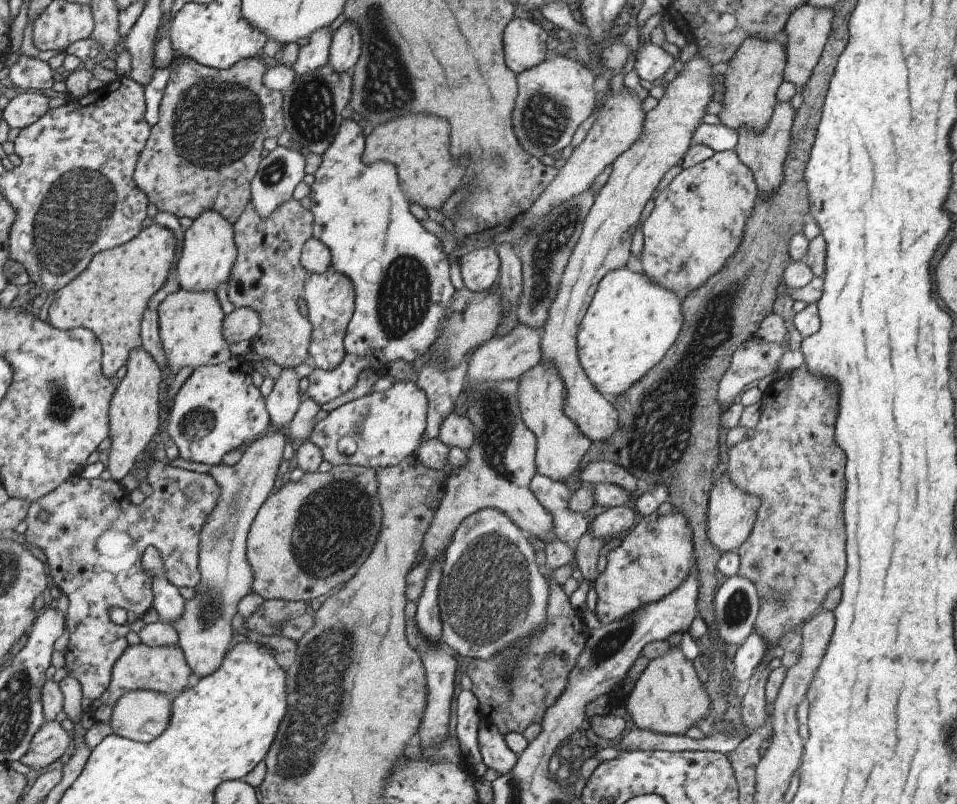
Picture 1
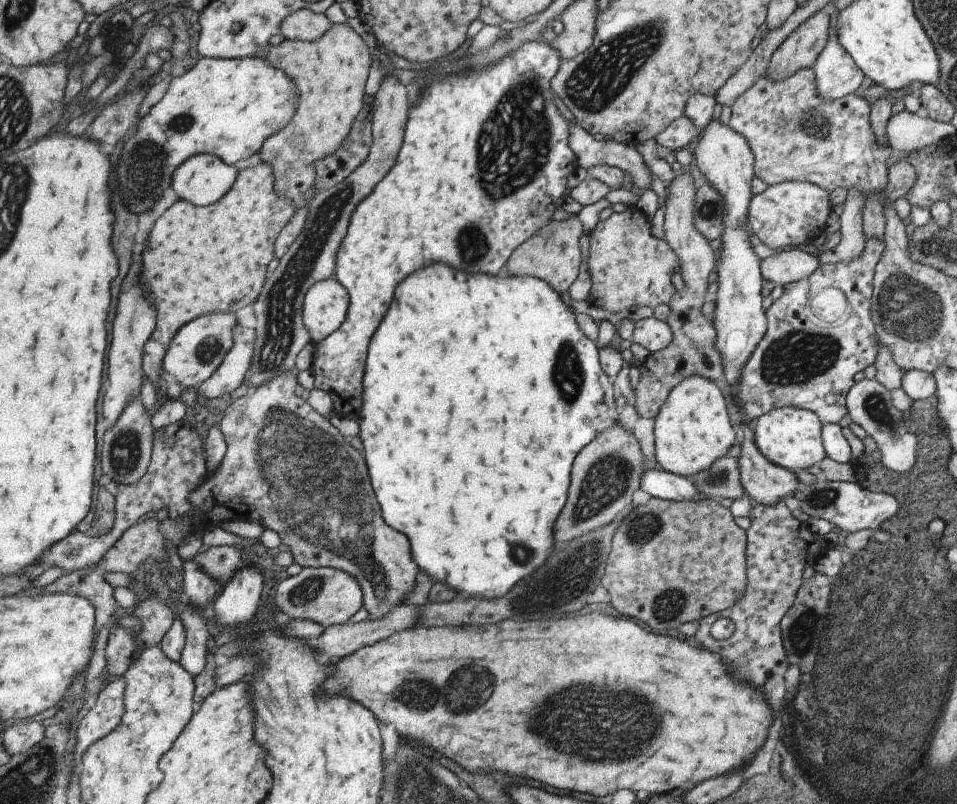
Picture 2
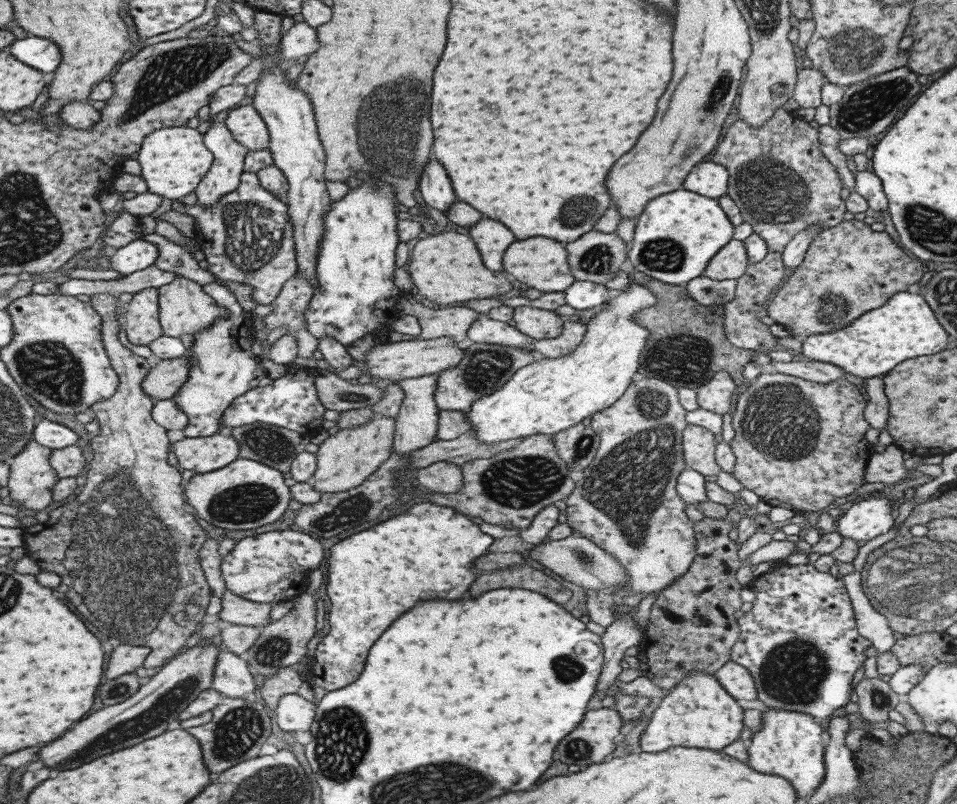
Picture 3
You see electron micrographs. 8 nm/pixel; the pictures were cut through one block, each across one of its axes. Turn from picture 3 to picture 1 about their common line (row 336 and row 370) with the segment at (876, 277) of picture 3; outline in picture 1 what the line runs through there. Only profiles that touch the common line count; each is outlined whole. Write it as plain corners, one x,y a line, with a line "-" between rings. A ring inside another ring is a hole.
802,365
774,380
761,398
765,406
754,428
754,436
738,442
730,449
728,467
725,469
728,478
740,490
760,498
752,532
748,540
737,550
740,558
737,574
742,578
748,578
756,586
760,604
753,632
764,638
768,646
764,660
758,664
760,672
752,674
748,682
748,692
742,702
743,726
750,733
758,730
768,717
765,688
772,672
768,665
774,659
774,649
778,647
780,638
784,638
784,634
788,634
790,630
801,628
816,615
827,593
842,584
847,568
845,520
842,510
847,488
844,478
846,456
844,450
836,444
834,435
834,424
840,406
840,384
832,378
812,374

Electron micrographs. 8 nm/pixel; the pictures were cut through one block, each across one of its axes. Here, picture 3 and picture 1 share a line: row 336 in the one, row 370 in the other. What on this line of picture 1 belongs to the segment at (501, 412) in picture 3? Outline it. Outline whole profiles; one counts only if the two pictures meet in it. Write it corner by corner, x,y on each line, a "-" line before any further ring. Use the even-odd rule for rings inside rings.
625,267
602,278
577,331
580,364
598,393
607,397
624,394
662,361
680,334
684,320
682,303
676,292
652,282
643,271
632,272

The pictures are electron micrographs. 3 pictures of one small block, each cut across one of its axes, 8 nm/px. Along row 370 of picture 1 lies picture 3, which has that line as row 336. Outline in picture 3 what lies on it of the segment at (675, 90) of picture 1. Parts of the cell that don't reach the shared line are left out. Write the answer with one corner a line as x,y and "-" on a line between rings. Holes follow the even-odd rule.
565,320
560,336
536,341
534,350
544,358
560,358
572,353
584,339
587,326
580,322

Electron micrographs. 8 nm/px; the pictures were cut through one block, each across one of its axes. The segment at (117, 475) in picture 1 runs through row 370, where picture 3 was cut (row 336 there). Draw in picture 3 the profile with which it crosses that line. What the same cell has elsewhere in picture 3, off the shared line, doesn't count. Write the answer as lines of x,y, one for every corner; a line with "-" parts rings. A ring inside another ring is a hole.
156,288
137,292
122,317
123,328
128,341
136,346
147,346
163,336
159,321
159,294

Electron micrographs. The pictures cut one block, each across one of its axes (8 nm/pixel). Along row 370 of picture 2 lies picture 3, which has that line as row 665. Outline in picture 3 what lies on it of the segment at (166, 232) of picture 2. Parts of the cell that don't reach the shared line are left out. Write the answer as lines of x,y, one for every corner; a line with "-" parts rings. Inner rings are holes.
92,294
90,297
91,305
102,316
102,343
112,363
112,368
119,376
120,384
117,391
110,398
95,402
90,408
96,415
95,420
100,424
100,430
98,434
93,436
90,443
92,450
94,450
94,458
89,463
90,470
87,474
88,479
86,480
84,490
72,502
52,510
49,513
50,518
45,522
48,526
64,526
64,528
70,528
70,530
44,530
40,529
40,523
36,523
36,525
32,525
32,528
26,528
24,546
26,546
26,556
34,560
40,569
55,572
60,577
61,583
54,589
56,594
60,594
60,598
64,598
64,602
68,602
68,606
72,606
72,610
76,610
76,614
80,614
80,618
84,618
86,626
92,632
96,632
96,636
100,636
104,640
104,650
112,650
112,646
116,646
116,642
126,642
126,644
131,644
132,646
148,647
151,651
146,657
143,667
150,672
154,672
161,668
170,658
178,654
178,650
188,642
187,638
197,632
201,624
207,620
206,609
213,592
202,570
199,552
203,542
206,542
208,538
206,537
206,531
202,529
202,526
198,525
194,516
184,510
184,486
186,483
182,480
182,470
176,469
176,467
172,467
168,463
168,453
171,448
170,440
166,435
168,430
156,424
151,415
154,402
142,390
142,381
152,367
150,367
150,364
144,357
125,348
118,338
118,330
123,326
122,317
118,318
118,313
120,312
117,312
118,309
116,307
118,297
111,294
-
39,532
42,532
42,536
54,536
54,538
36,538
36,534

